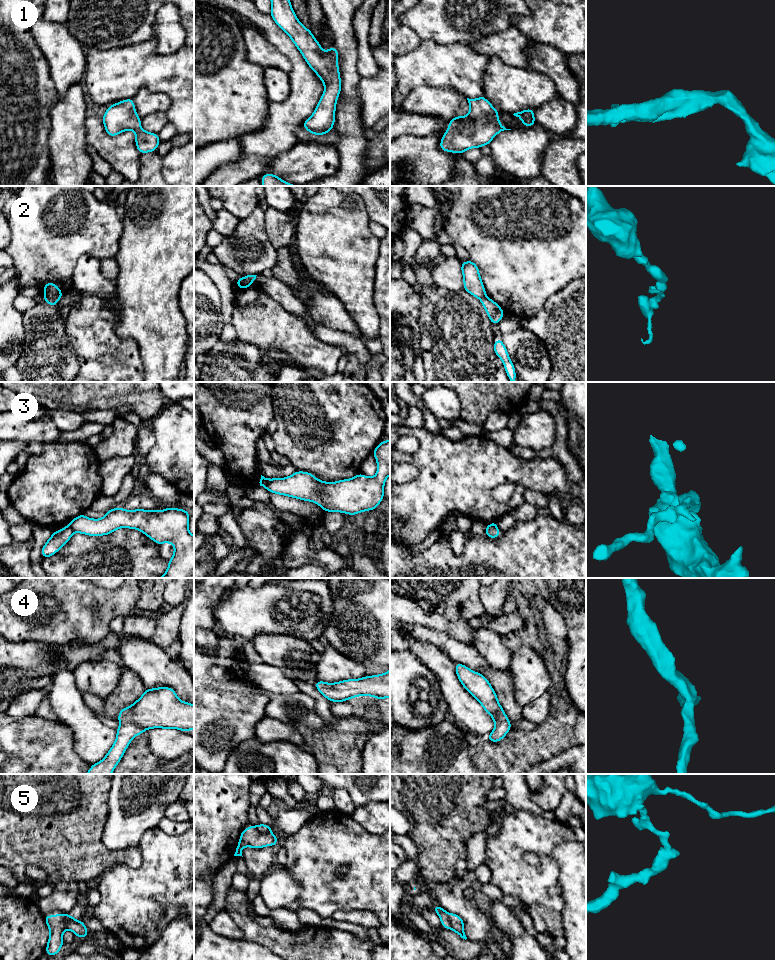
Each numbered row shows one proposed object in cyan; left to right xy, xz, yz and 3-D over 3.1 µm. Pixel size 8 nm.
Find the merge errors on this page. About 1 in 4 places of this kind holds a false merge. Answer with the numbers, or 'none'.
2, 3, 5

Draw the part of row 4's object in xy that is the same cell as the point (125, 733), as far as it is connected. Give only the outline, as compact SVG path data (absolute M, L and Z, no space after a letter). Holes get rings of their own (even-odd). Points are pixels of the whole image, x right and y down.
M170 687L145 689L132 705L119 711L120 726L106 756L90 766L86 774L111 774L132 739L147 729L173 728L183 732L194 730L194 705L181 701Z

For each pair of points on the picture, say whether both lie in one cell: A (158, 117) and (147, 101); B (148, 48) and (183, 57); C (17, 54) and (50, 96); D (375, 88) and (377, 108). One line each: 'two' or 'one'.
A: two
B: one
C: one
D: one

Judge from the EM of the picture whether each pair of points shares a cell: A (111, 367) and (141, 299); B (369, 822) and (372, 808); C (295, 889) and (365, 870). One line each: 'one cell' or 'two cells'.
A: two cells
B: one cell
C: two cells

